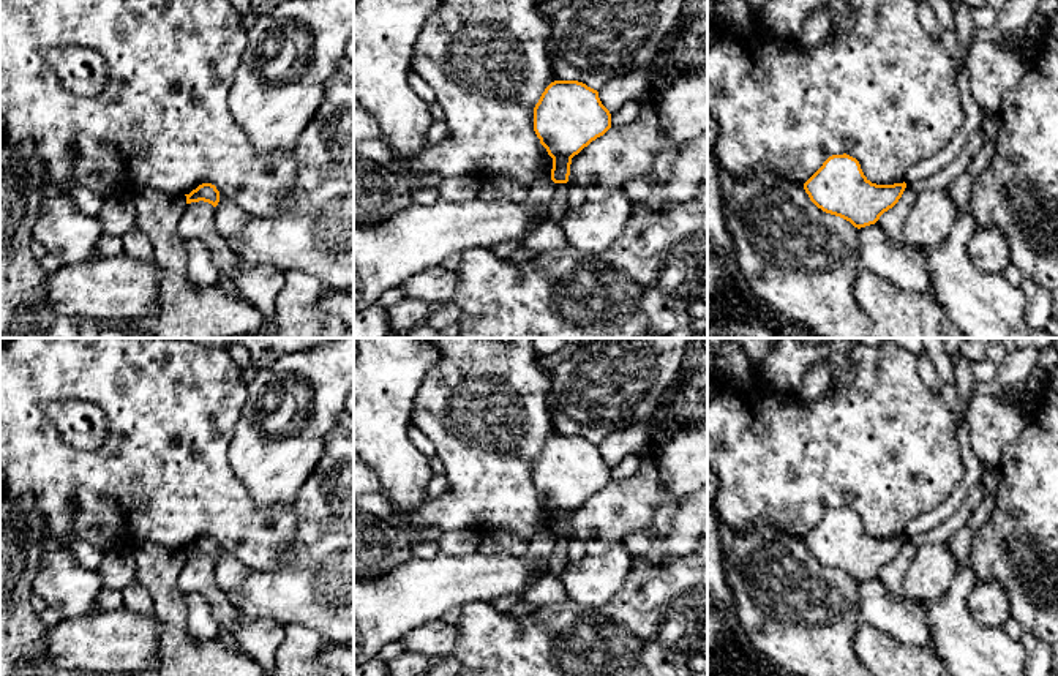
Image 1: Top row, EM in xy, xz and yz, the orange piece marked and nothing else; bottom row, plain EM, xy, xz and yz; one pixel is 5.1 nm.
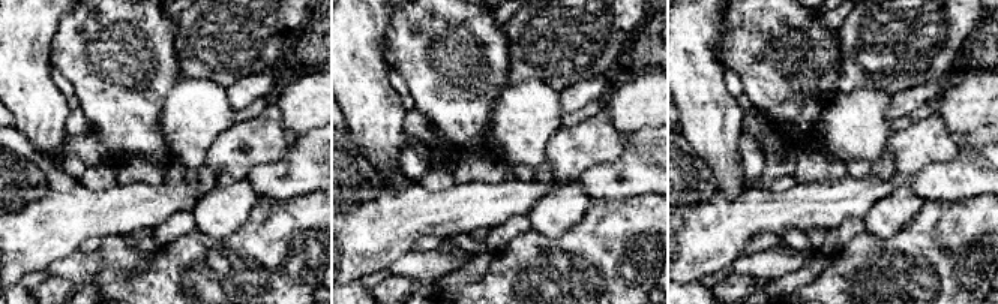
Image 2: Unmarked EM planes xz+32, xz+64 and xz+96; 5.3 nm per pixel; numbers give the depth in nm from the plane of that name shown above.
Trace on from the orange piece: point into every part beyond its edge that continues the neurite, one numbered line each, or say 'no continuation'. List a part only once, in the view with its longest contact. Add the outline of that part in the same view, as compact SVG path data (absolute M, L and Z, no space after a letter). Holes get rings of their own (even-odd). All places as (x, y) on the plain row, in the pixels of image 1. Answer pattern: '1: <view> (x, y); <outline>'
no continuation

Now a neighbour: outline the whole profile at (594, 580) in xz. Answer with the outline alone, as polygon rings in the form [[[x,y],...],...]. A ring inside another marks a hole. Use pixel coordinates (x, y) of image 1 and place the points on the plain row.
[[[622,545],[600,556],[570,562],[561,575],[568,599],[586,608],[610,602],[624,586],[633,559]]]

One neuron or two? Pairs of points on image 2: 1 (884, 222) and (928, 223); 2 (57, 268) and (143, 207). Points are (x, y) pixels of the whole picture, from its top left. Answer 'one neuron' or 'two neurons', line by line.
1: two neurons
2: two neurons

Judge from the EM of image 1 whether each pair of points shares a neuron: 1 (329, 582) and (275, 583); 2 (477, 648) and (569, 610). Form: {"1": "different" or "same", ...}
{"1": "same", "2": "same"}

